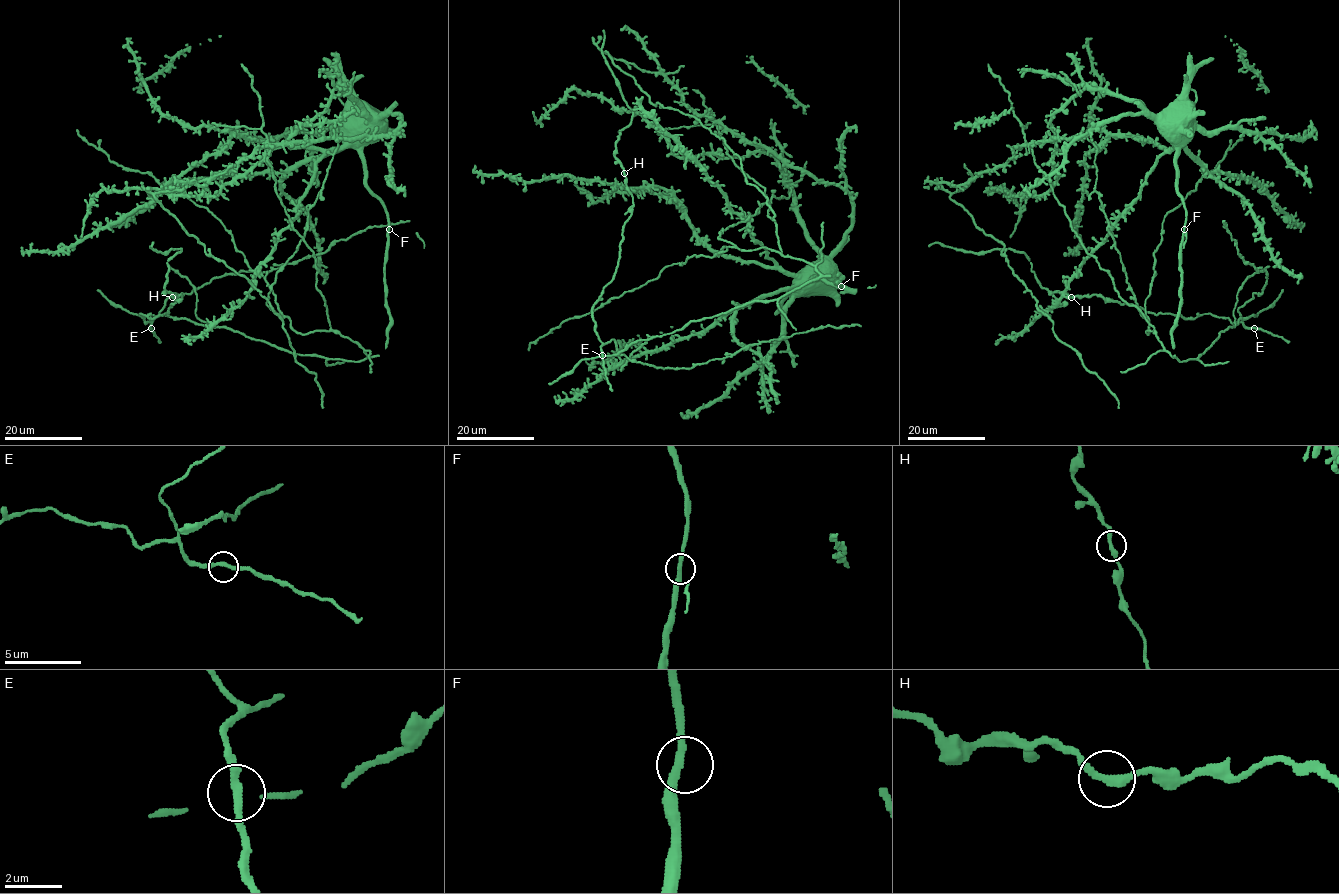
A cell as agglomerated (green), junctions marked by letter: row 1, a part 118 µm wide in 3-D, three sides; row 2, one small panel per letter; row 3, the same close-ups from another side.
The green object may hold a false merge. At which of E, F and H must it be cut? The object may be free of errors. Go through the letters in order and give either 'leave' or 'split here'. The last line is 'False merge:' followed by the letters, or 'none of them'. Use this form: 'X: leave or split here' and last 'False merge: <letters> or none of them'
E: leave
F: leave
H: leave
False merge: none of them

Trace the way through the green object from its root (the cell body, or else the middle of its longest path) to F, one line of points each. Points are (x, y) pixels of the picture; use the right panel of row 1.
F: (1178, 122), (1187, 124), (1176, 159), (1176, 192), (1186, 209), (1184, 229)

